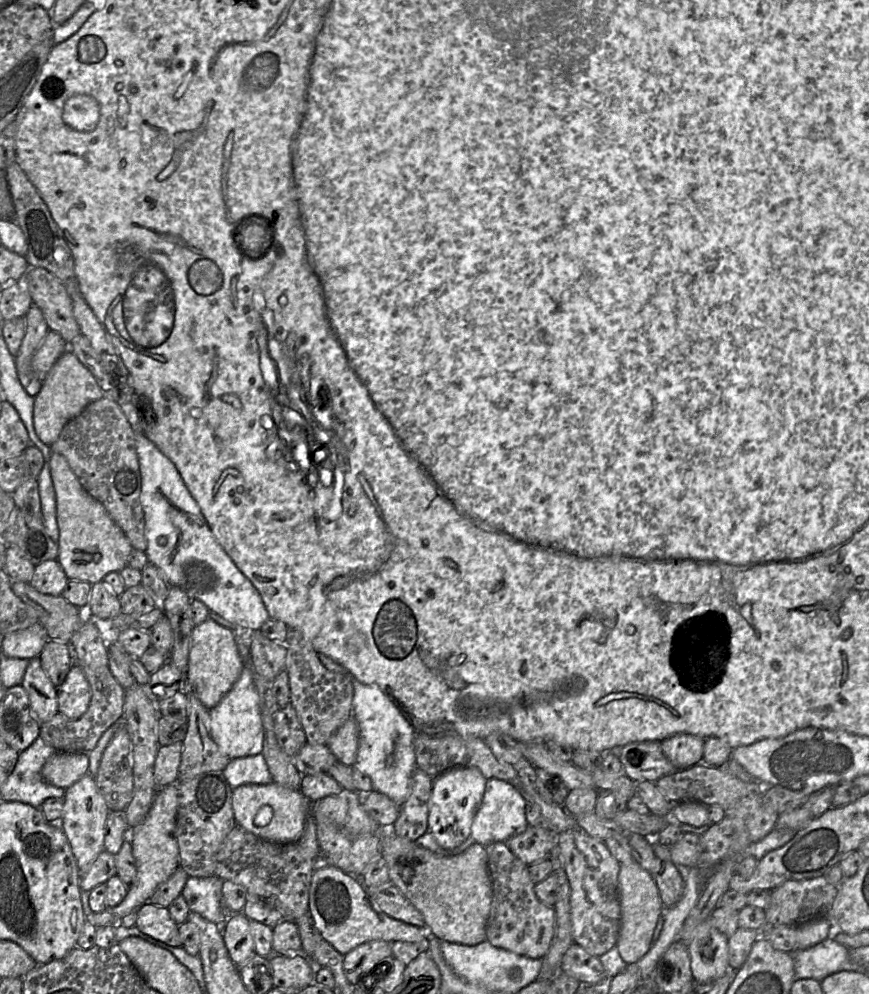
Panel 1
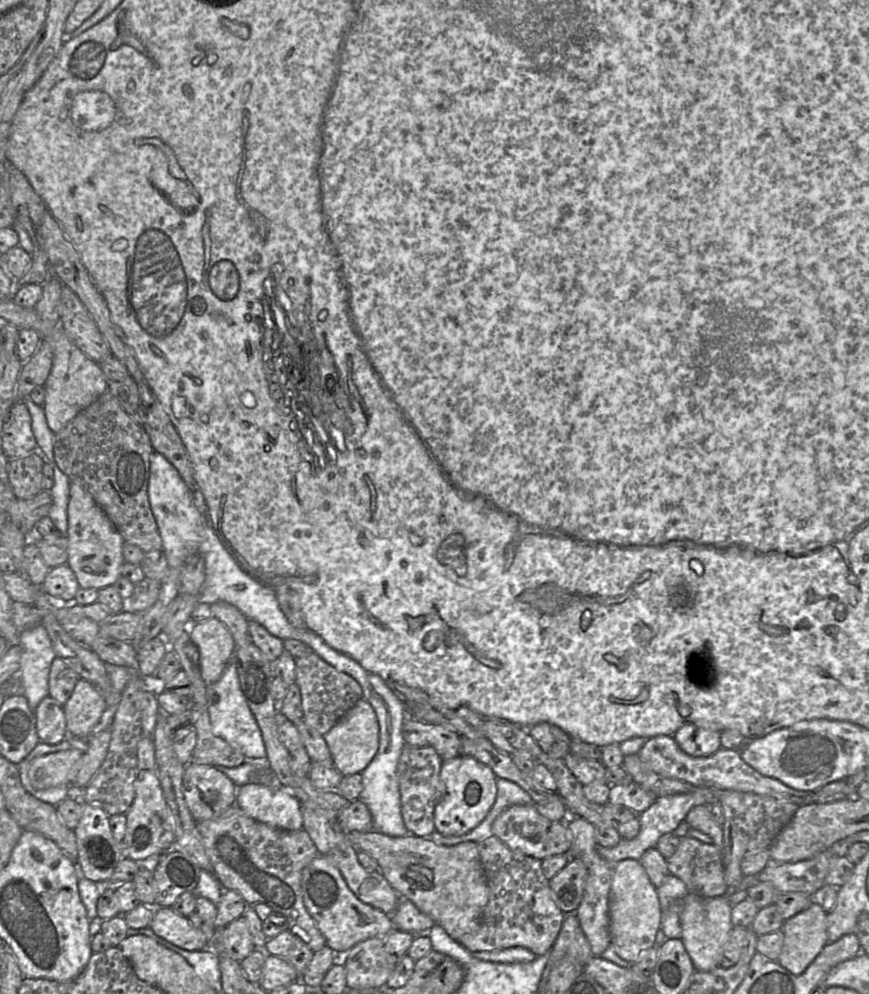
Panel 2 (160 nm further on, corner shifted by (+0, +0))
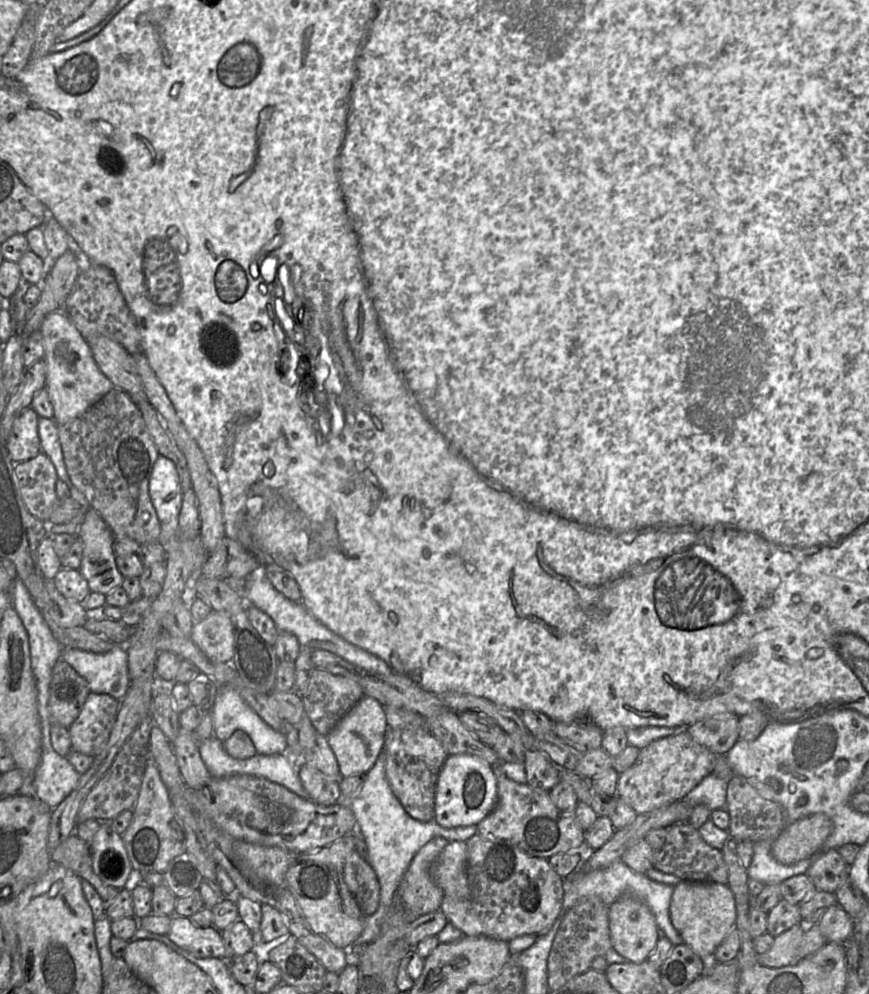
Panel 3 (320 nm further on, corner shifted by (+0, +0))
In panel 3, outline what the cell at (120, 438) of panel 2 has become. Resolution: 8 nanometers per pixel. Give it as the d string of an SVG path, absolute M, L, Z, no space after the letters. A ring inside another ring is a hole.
M113 387L99 402L72 421L59 425L59 440L68 475L117 536L127 536L140 545L158 542L161 523L149 495L153 466L160 456L136 403L123 390Z

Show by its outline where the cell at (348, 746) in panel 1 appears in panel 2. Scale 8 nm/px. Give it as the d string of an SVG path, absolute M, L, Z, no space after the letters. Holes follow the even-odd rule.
M359 699L352 708L324 735L336 769L342 776L361 773L379 748L379 723L371 704Z

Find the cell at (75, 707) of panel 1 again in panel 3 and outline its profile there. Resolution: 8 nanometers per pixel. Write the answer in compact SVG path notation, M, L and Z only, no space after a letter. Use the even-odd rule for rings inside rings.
M91 692L69 729L72 750L96 756L107 743L120 707L109 694Z

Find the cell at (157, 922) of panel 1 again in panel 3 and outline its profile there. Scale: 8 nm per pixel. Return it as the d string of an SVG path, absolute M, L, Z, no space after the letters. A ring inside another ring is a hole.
M173 915L168 938L196 958L229 960L221 932L214 926L199 927L188 917Z

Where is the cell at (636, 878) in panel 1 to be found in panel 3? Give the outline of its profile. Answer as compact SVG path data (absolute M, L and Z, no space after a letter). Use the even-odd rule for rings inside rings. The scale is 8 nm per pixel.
M631 896L609 905L609 931L612 949L632 963L646 961L659 940L653 913Z

